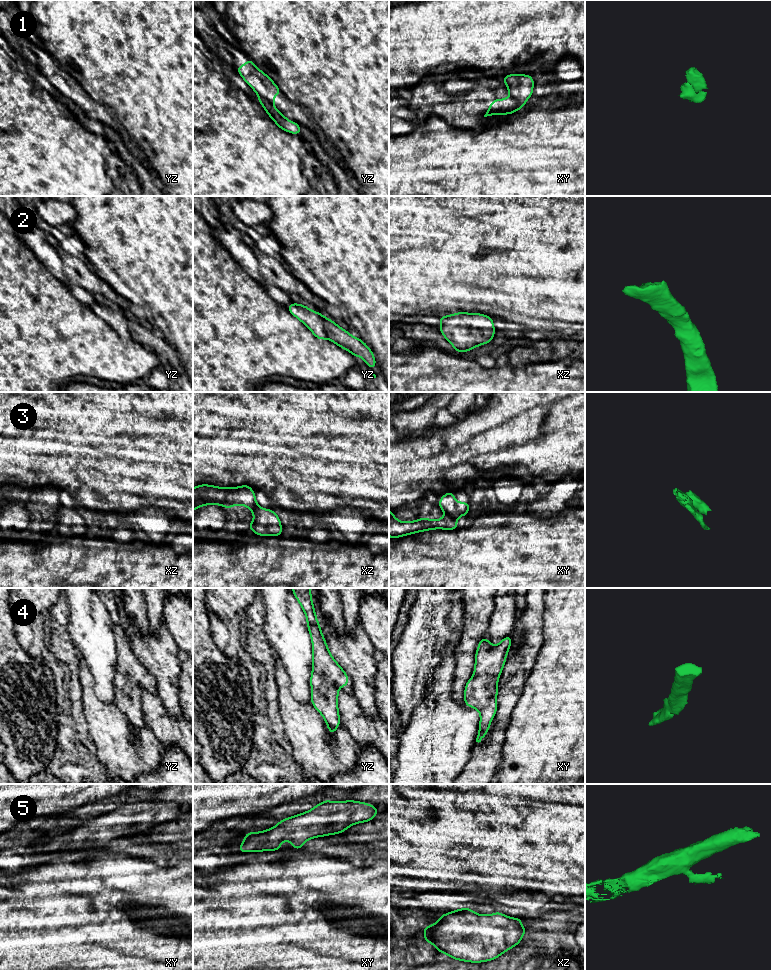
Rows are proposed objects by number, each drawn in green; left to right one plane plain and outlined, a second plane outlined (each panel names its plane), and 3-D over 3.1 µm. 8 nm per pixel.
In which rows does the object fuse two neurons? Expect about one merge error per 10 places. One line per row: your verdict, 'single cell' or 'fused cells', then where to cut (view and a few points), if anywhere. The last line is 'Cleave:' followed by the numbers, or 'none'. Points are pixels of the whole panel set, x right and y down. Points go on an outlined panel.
1: fused cells; cut yz (258, 98), (264, 98), (272, 104)
2: single cell; cut none
3: fused cells; cut xy (446, 513), (455, 518)
4: single cell; cut none
5: single cell; cut none
Cleave: 1, 3

